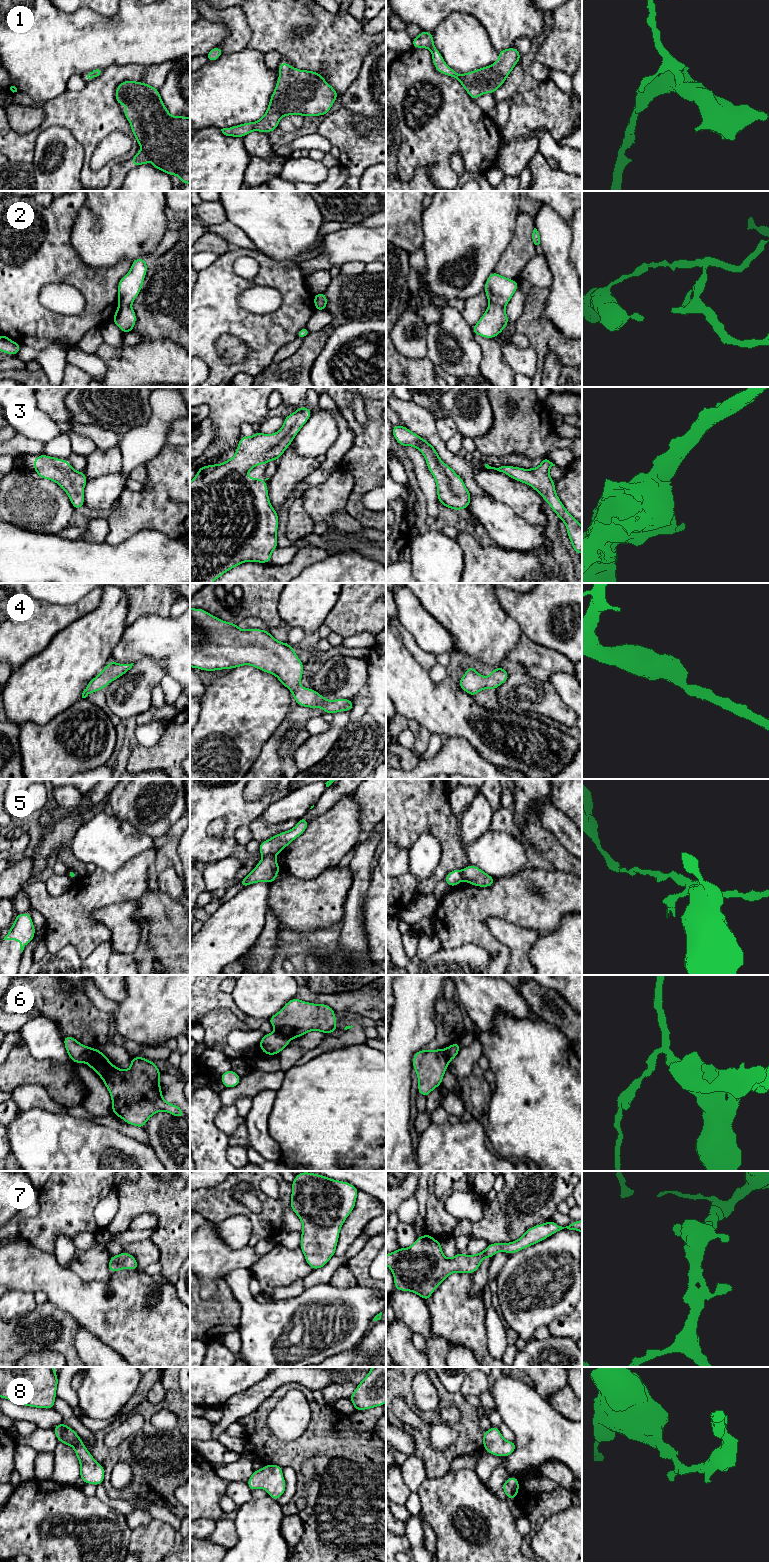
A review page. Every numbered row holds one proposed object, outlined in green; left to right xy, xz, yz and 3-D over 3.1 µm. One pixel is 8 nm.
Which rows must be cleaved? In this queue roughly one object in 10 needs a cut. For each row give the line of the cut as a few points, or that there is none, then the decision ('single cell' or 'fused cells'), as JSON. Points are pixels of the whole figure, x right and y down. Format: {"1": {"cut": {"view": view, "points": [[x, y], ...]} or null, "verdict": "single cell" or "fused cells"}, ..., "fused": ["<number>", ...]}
{"1": {"cut": null, "verdict": "single cell"}, "2": {"cut": {"view": "yz", "points": [[489, 301], [504, 306]]}, "verdict": "fused cells"}, "3": {"cut": null, "verdict": "single cell"}, "4": {"cut": null, "verdict": "single cell"}, "5": {"cut": {"view": "xz", "points": [[263, 855], [273, 856]]}, "verdict": "fused cells"}, "6": {"cut": {"view": "xy", "points": [[94, 1049], [87, 1063]]}, "verdict": "fused cells"}, "7": {"cut": null, "verdict": "single cell"}, "8": {"cut": null, "verdict": "single cell"}, "fused": ["2", "5", "6"]}

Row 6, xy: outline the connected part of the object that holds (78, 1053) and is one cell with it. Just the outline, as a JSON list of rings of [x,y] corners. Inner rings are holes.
[[[64,1036],[63,1041],[67,1054],[73,1063],[88,1063],[90,1061],[90,1054],[94,1048],[79,1043],[72,1036]]]

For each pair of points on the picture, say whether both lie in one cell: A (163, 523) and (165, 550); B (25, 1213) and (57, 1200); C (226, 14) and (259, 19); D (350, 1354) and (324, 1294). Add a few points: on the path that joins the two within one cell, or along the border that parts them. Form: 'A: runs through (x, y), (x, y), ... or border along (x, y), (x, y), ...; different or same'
A: border along (141, 530), (156, 529), (170, 537), (179, 539); different
B: border along (40, 1189), (40, 1210), (20, 1221); different
C: border along (241, 10), (251, 33), (250, 40); different
D: border along (356, 1346), (329, 1356); different

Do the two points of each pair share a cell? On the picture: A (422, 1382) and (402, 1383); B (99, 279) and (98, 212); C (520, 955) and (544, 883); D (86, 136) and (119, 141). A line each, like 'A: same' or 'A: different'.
A: different
B: different
C: different
D: different

